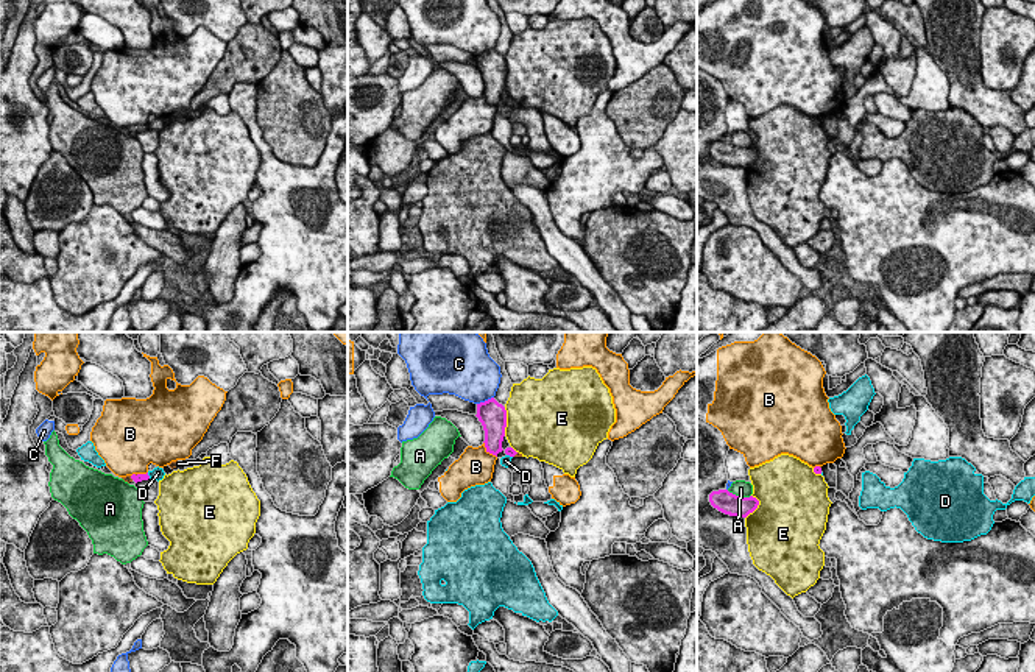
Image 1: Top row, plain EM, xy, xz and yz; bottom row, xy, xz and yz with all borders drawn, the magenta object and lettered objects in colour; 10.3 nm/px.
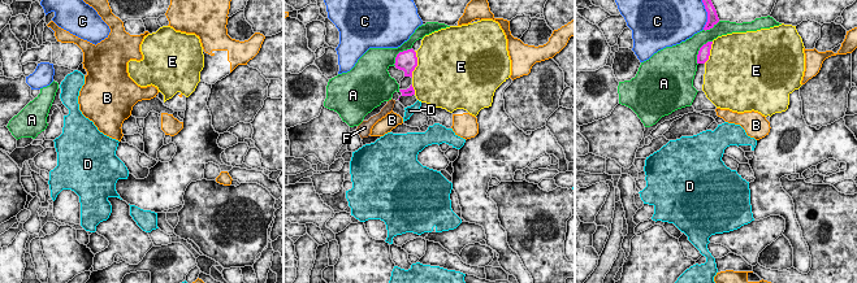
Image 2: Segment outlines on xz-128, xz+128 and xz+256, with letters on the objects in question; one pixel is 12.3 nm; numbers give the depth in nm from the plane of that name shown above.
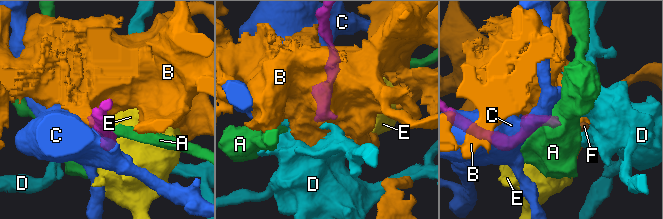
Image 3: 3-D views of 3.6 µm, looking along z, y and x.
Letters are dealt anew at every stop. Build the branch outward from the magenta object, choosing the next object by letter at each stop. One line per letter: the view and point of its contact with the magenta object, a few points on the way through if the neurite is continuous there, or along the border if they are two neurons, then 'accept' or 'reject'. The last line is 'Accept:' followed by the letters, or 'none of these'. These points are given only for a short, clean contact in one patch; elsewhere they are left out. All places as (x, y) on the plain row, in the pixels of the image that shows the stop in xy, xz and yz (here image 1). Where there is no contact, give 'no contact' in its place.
A: contact yz (738, 147); reject
B: contact xz (488, 102); reject
C: contact xz (485, 52); reject
D: contact xy (148, 127); border xy (147, 123), (150, 128); reject
E: contact xz (505, 72); reject
F: contact xy (131, 128); accept
Accept: F

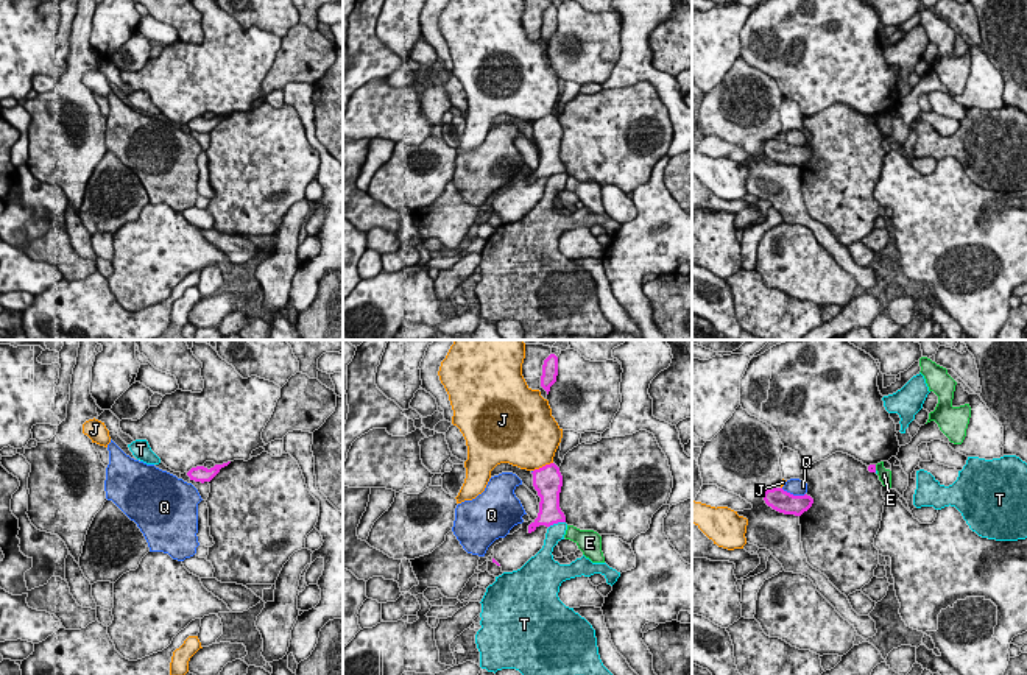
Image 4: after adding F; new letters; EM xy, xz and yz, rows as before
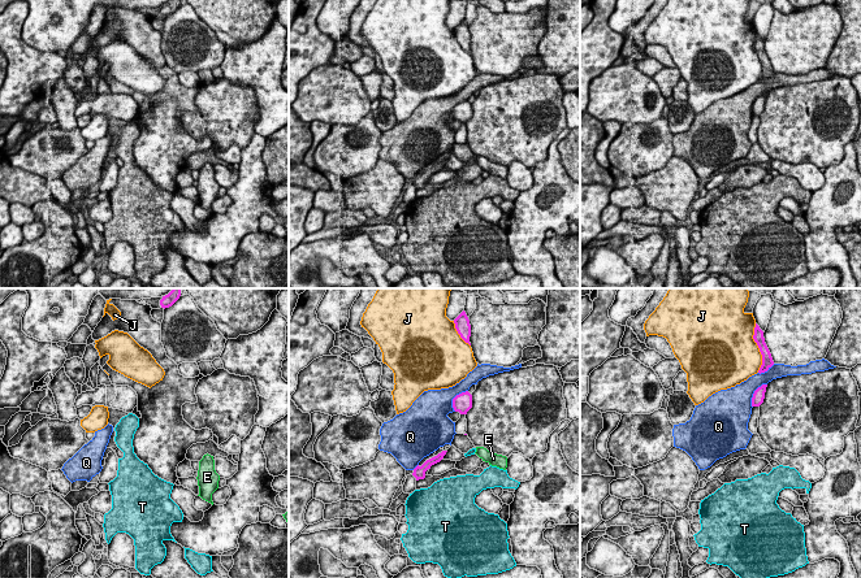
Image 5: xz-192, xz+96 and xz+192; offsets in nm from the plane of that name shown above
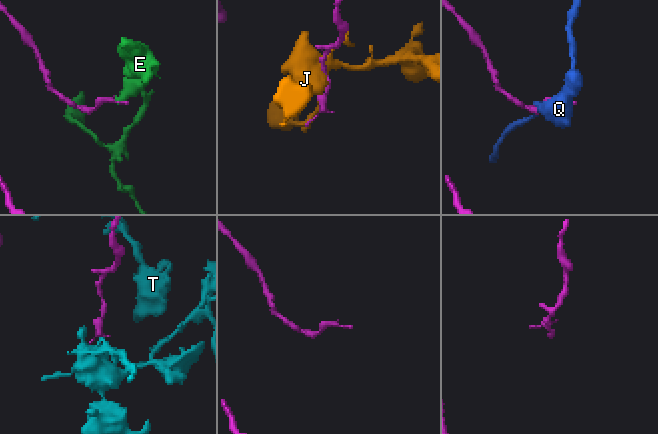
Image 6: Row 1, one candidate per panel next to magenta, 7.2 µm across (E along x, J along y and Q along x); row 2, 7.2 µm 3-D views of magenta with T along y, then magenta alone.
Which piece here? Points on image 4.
E: contact yz (875, 119); border yz (875, 116), (876, 120); reject
J: contact xz (543, 117); reject
Q: contact yz (792, 145); reject
T: contact xz (557, 173); border xz (564, 172), (554, 173), (549, 178); reject
Accept: none of these

